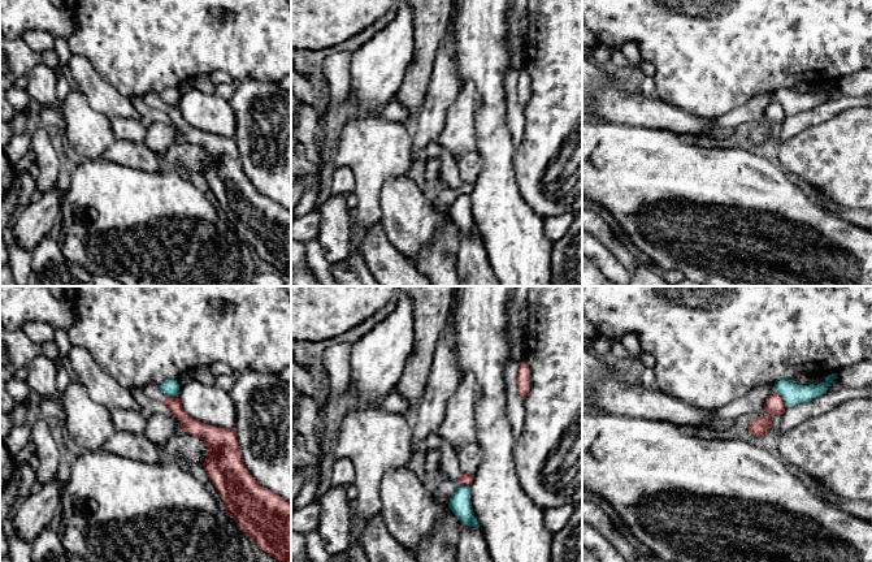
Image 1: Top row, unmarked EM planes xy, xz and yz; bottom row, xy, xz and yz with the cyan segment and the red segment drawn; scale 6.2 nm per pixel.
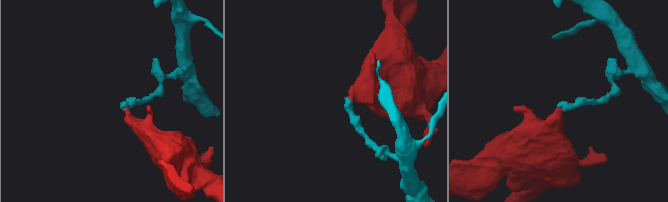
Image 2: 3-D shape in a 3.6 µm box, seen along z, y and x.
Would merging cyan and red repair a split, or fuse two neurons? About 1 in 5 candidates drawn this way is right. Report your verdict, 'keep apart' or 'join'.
keep apart

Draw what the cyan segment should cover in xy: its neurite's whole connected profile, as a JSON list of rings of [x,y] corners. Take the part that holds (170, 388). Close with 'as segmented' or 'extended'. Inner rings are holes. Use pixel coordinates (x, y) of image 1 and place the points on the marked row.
[[[166,380],[160,385],[160,390],[166,397],[175,397],[179,394],[179,384],[177,380]]]; as segmented

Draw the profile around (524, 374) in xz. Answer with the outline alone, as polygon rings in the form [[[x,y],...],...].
[[[525,360],[520,363],[520,368],[517,373],[517,390],[522,399],[526,398],[530,390],[530,371]]]

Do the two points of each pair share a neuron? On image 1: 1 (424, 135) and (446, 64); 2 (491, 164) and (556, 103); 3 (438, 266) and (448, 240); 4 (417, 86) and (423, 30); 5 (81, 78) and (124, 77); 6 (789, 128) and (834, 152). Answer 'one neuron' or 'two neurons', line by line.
1: one neuron
2: two neurons
3: one neuron
4: one neuron
5: two neurons
6: two neurons

